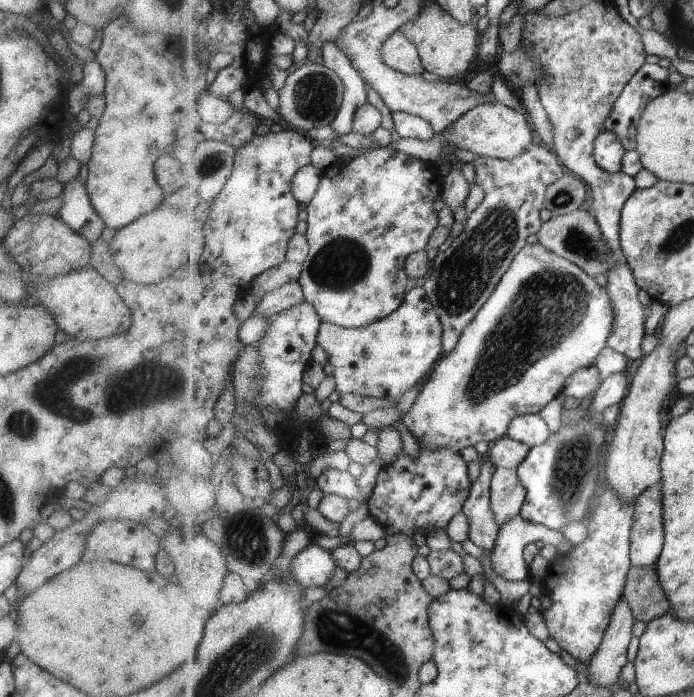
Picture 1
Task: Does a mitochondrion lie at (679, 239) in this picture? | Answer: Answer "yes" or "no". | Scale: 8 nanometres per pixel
yes

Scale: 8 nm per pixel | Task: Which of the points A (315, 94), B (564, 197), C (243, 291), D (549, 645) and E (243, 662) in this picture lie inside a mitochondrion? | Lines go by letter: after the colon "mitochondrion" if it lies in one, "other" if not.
A: mitochondrion
B: mitochondrion
C: other
D: other
E: mitochondrion

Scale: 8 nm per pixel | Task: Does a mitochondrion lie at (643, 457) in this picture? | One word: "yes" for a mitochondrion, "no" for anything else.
no

